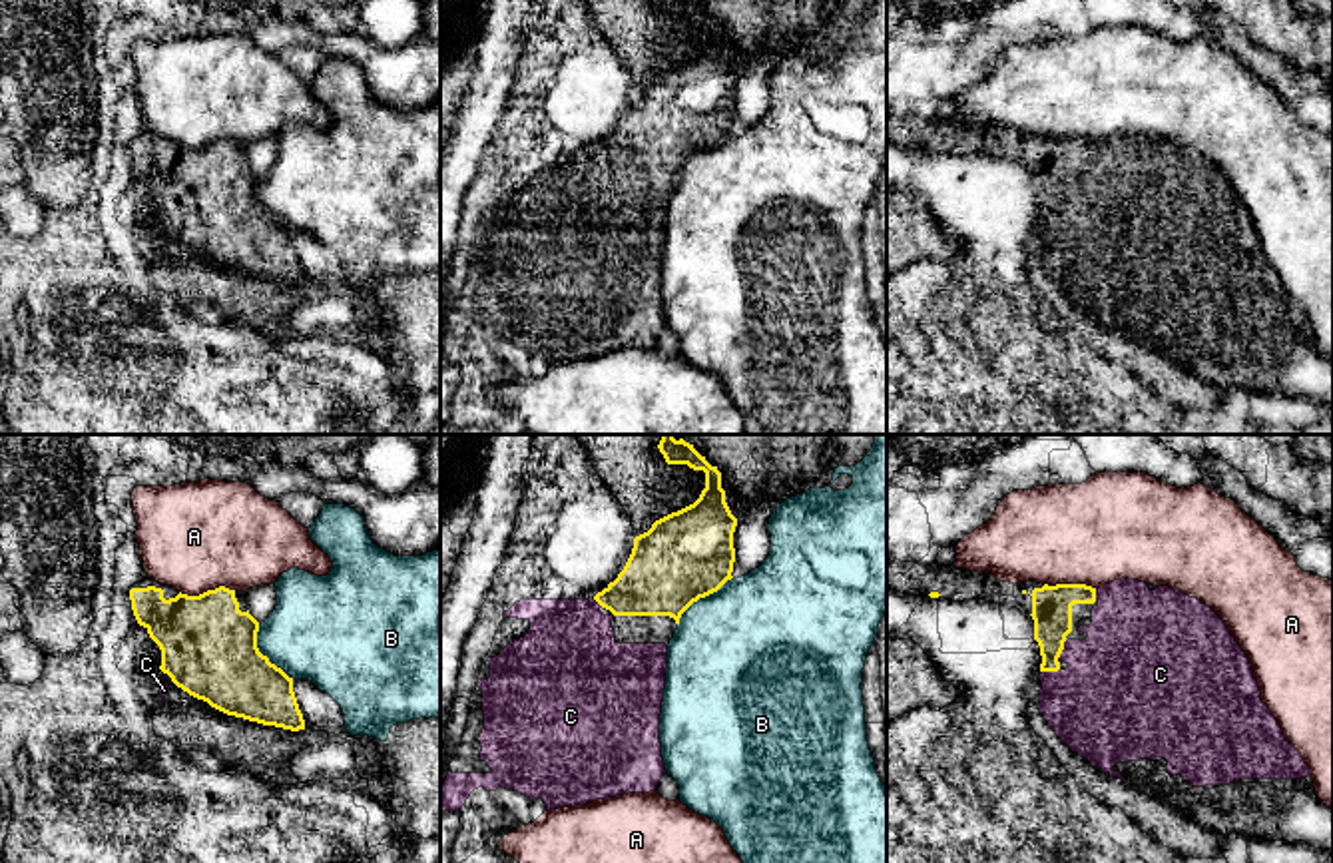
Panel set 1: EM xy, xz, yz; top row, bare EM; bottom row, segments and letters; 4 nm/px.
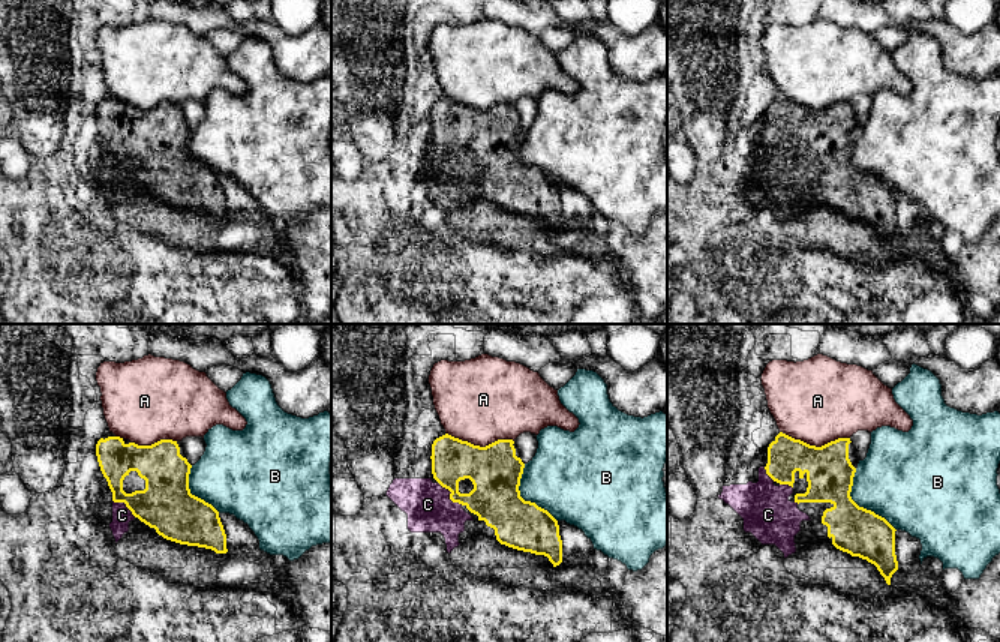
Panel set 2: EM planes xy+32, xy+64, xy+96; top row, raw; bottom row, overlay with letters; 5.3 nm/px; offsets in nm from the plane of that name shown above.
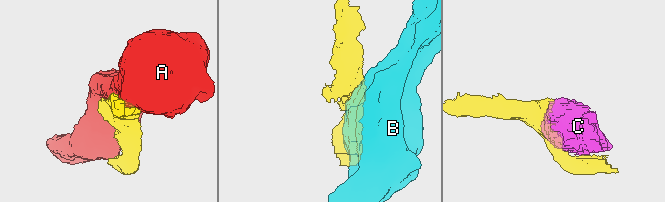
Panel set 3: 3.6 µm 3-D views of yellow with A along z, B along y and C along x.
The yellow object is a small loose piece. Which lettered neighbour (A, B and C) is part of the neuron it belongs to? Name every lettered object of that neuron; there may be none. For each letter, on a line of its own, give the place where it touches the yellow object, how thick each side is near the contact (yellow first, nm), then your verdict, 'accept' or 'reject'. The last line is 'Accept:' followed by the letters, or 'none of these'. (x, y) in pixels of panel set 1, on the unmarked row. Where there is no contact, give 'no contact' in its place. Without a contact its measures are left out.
A: meets yellow in xy at (208, 144); 380 nm thick on the yellow side, 440 nm on the other; reject
B: meets yellow in xy at (262, 208); 380 nm thick on the yellow side, 400 nm on the other; reject
C: meets yellow in yz at (1061, 206); 160 nm thick on the yellow side, 400 nm on the other; accept
Accept: C

